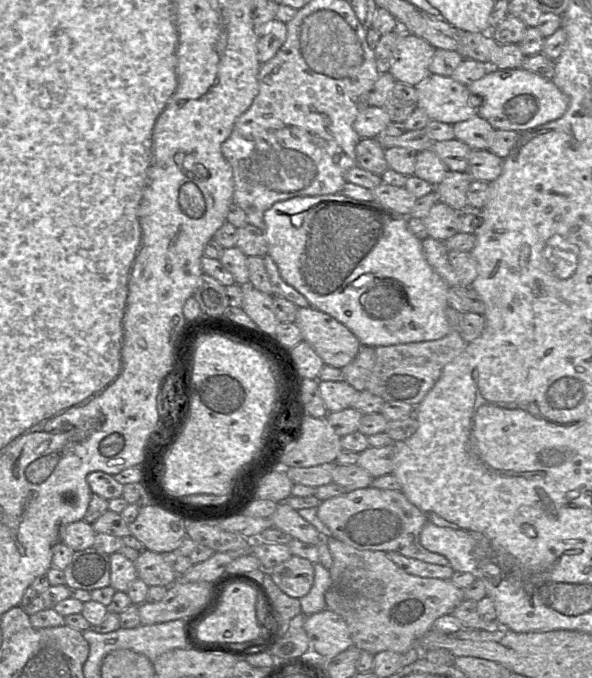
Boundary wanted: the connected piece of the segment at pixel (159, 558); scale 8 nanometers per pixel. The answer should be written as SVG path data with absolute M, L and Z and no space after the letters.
M144 549L134 563L138 578L148 586L169 587L178 580L177 574L164 561L162 554Z

